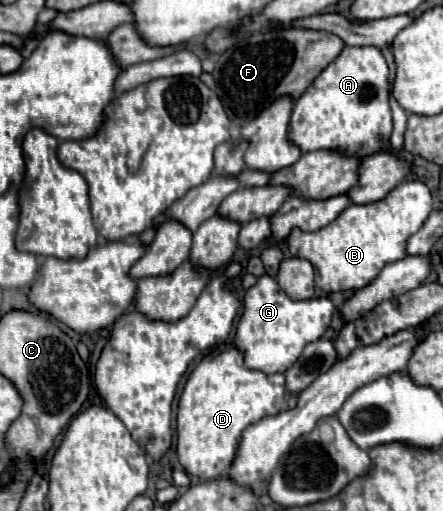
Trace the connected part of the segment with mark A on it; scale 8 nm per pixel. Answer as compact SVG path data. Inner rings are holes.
M346 46L294 104L288 142L300 148L300 152L334 150L364 152L364 156L372 156L388 150L388 140L392 134L388 76L388 64L378 48Z

